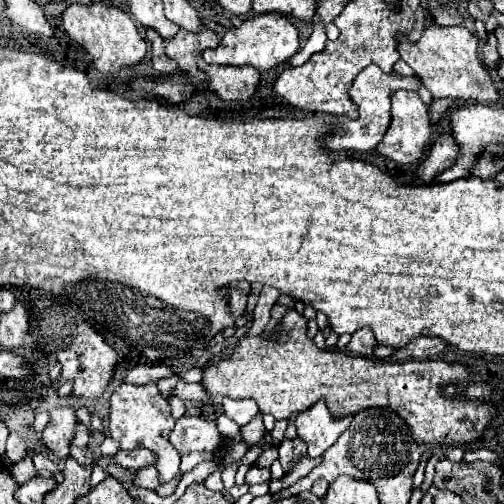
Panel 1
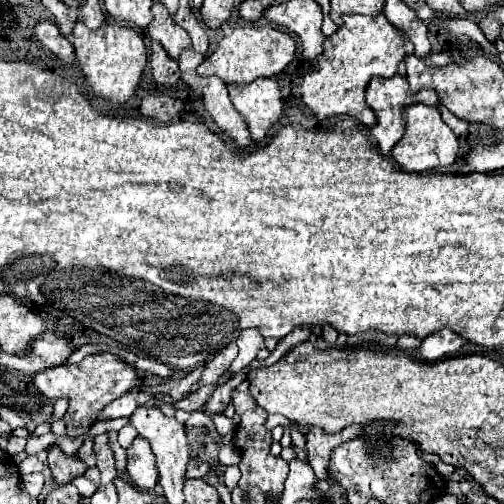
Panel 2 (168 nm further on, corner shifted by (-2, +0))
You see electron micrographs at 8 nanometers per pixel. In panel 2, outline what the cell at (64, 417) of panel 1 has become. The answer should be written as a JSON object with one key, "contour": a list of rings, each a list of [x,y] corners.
{"contour":[[[58,446],[48,452],[48,466],[56,484],[70,484],[74,478],[86,472],[86,464],[74,456],[66,456]]]}

